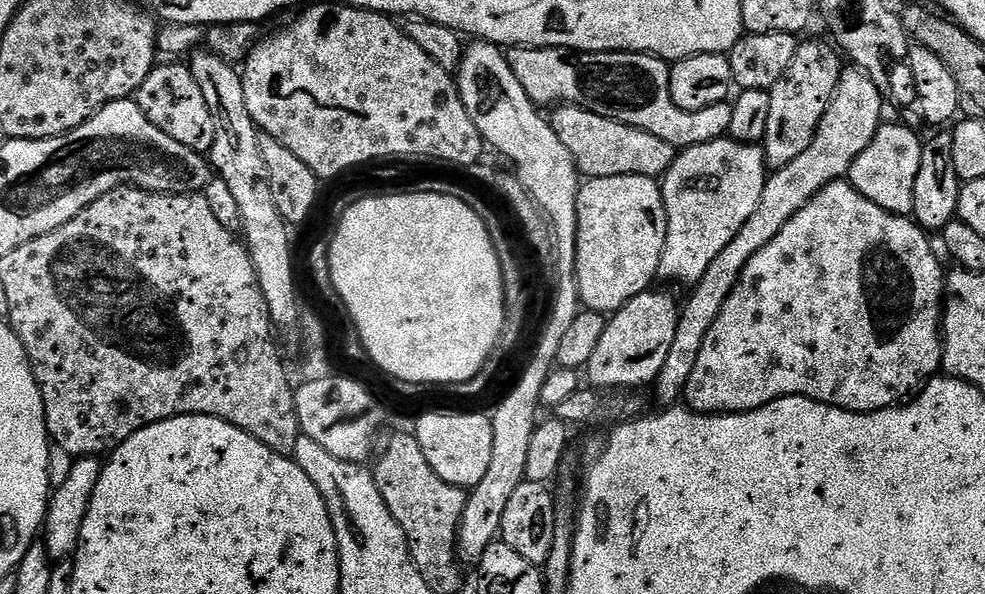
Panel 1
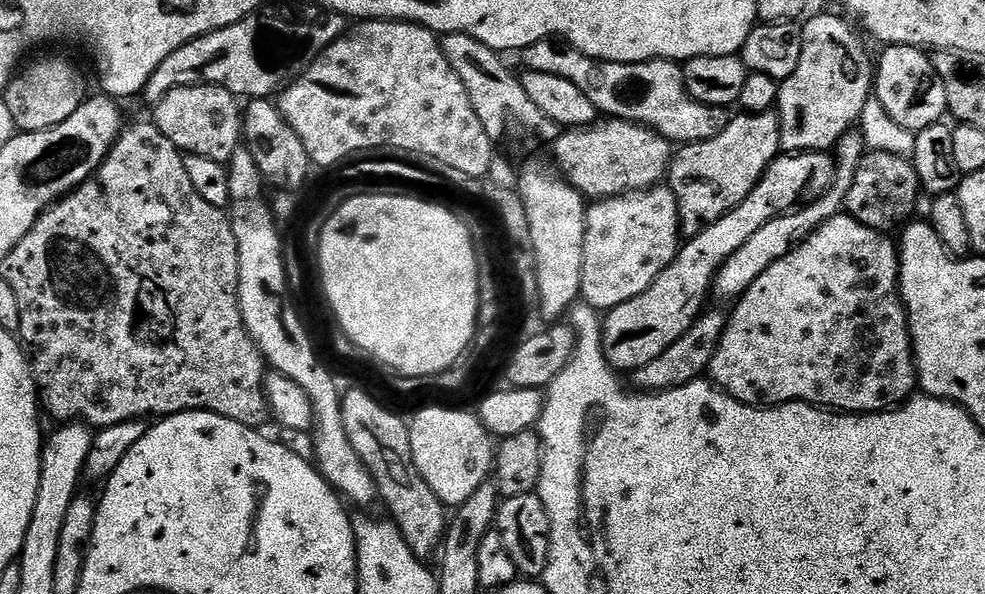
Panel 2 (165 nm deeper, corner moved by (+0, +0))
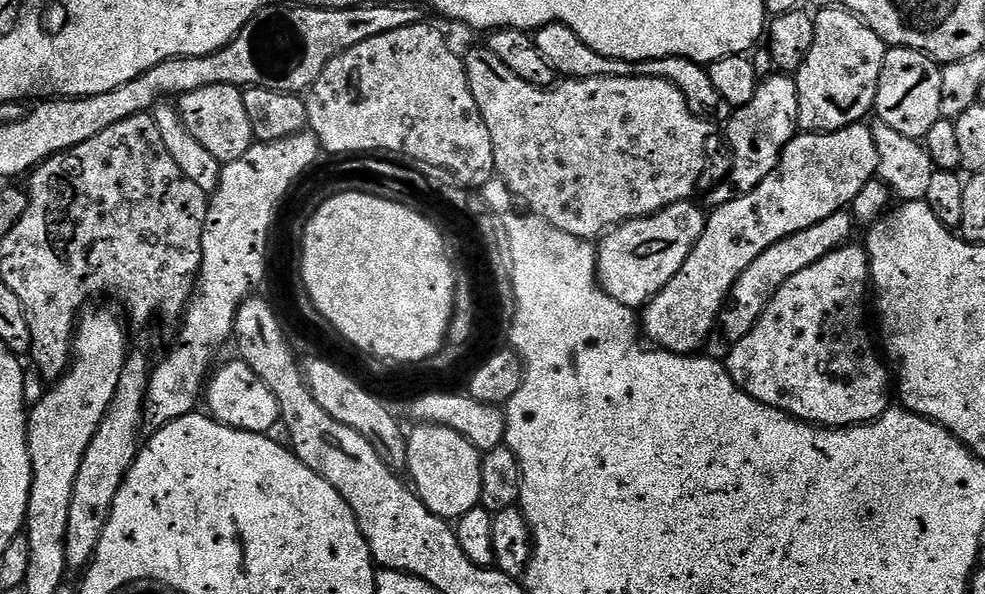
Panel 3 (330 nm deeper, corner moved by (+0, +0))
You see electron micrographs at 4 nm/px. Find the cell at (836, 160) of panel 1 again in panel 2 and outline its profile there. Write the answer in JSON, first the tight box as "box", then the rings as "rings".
{"box":[711,130,866,302],"rings":[[[856,130],[847,132],[834,149],[836,175],[832,183],[819,193],[820,197],[817,200],[810,201],[811,199],[809,199],[803,206],[766,222],[766,226],[762,226],[762,230],[750,234],[750,238],[746,238],[746,242],[742,242],[742,246],[738,246],[738,250],[734,250],[734,254],[730,254],[730,258],[726,258],[726,262],[722,262],[712,283],[711,295],[717,296],[720,300],[729,300],[729,302],[739,300],[745,290],[752,285],[754,278],[758,278],[758,274],[762,274],[762,270],[770,270],[770,266],[774,262],[778,262],[778,258],[786,258],[786,254],[790,254],[792,249],[802,243],[807,236],[814,234],[818,230],[818,226],[822,226],[822,222],[841,215],[846,202],[846,194],[850,194],[850,190],[854,186],[856,171],[865,155],[866,147],[860,132]]]}

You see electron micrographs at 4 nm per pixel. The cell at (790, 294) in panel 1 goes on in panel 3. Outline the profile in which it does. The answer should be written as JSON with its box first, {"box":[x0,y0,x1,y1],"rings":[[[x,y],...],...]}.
{"box":[726,242,890,428],"rings":[[[849,242],[842,248],[836,248],[830,254],[826,254],[826,258],[820,258],[818,262],[814,262],[814,266],[806,266],[806,270],[794,274],[794,278],[790,278],[790,282],[786,282],[782,286],[782,290],[778,290],[778,294],[774,294],[770,306],[766,306],[762,318],[758,318],[754,330],[750,330],[750,334],[746,334],[746,338],[742,338],[742,342],[733,344],[728,350],[726,367],[730,378],[734,378],[734,382],[739,388],[746,394],[750,394],[750,398],[754,398],[771,408],[782,410],[786,415],[791,416],[793,420],[802,420],[826,428],[853,428],[855,424],[872,423],[882,413],[887,412],[890,407],[890,401],[888,401],[890,368],[882,359],[877,345],[876,348],[872,345],[872,336],[868,333],[867,326],[864,325],[864,299],[867,296],[869,299],[870,296],[868,254],[863,247],[855,248],[854,245],[855,243]]]}

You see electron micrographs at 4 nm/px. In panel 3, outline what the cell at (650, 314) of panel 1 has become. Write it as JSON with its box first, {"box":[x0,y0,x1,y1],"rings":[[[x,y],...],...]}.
{"box":[642,122,879,356],"rings":[[[864,122],[852,124],[850,127],[843,128],[837,132],[805,132],[793,136],[791,142],[784,147],[784,152],[780,156],[780,161],[774,166],[774,170],[770,174],[766,174],[766,178],[762,178],[760,185],[746,194],[737,195],[730,202],[715,205],[711,209],[712,212],[709,211],[707,213],[704,229],[702,230],[702,238],[698,238],[694,250],[690,250],[690,258],[686,258],[682,270],[678,270],[678,274],[674,274],[674,278],[666,284],[661,292],[644,305],[642,309],[643,335],[645,337],[649,336],[652,339],[649,341],[655,347],[666,352],[675,352],[677,356],[690,356],[699,353],[699,348],[701,351],[707,345],[708,337],[713,335],[720,318],[720,311],[723,310],[724,303],[728,301],[730,290],[734,286],[734,282],[738,282],[738,278],[746,270],[746,266],[750,266],[750,262],[754,262],[754,258],[758,258],[758,254],[762,254],[762,250],[770,250],[770,246],[774,246],[780,240],[785,240],[790,234],[794,234],[798,230],[806,230],[810,226],[822,222],[822,218],[830,218],[830,214],[847,209],[852,200],[858,198],[858,190],[862,190],[862,186],[866,186],[866,182],[870,182],[877,175],[879,164],[878,146],[875,145],[874,134],[871,127]]]}

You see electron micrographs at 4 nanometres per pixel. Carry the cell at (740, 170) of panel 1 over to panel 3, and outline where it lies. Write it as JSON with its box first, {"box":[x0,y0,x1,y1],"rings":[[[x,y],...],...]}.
{"box":[709,74,798,205],"rings":[[[773,74],[759,81],[754,98],[746,102],[746,106],[735,109],[728,119],[726,131],[728,144],[733,148],[732,173],[728,176],[729,185],[720,184],[709,194],[709,205],[725,204],[760,185],[762,178],[766,178],[766,174],[770,174],[780,161],[784,147],[797,135],[797,118],[798,90],[791,75]]]}

